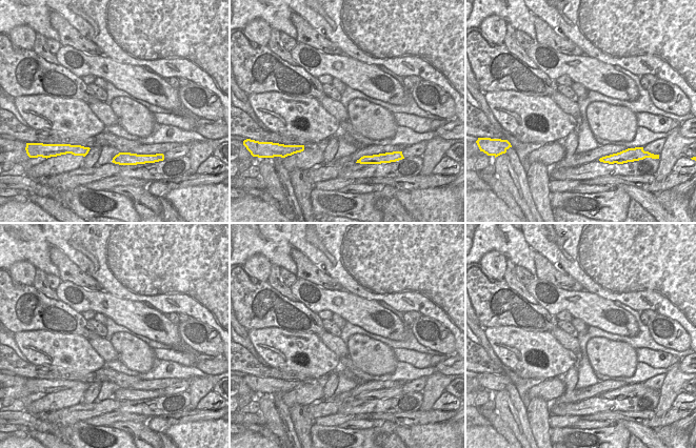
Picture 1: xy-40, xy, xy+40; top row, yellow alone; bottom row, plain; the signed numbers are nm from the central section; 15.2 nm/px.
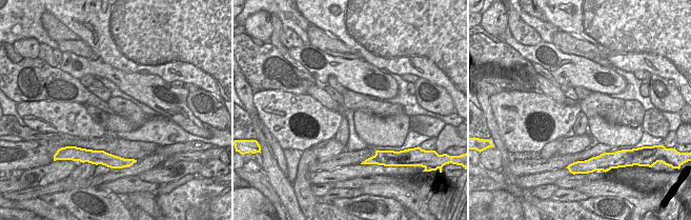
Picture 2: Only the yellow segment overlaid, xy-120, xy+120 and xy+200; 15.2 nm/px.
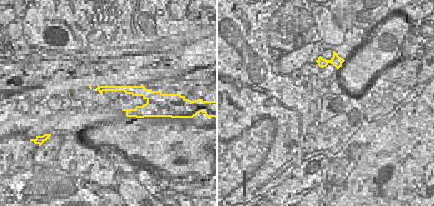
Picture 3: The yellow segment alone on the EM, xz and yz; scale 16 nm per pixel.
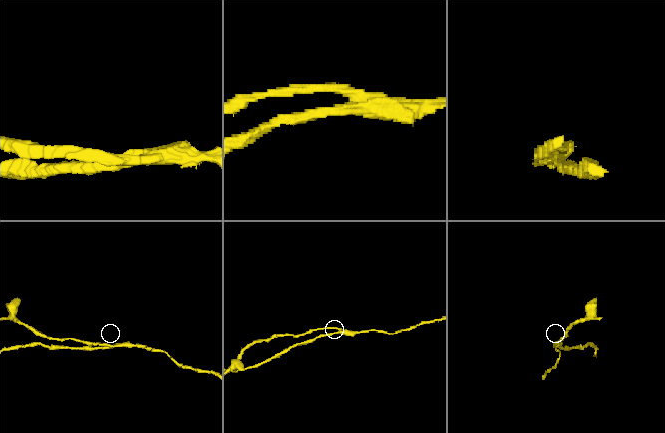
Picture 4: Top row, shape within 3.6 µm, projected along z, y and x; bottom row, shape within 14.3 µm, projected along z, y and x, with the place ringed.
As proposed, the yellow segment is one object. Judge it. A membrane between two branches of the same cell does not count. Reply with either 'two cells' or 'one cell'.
two cells

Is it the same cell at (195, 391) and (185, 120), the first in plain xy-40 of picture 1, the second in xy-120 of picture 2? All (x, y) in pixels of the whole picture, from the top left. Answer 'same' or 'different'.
different

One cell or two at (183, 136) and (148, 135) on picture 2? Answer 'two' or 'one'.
one

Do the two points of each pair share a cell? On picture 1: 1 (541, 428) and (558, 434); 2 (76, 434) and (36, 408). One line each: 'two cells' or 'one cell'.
1: two cells
2: two cells

